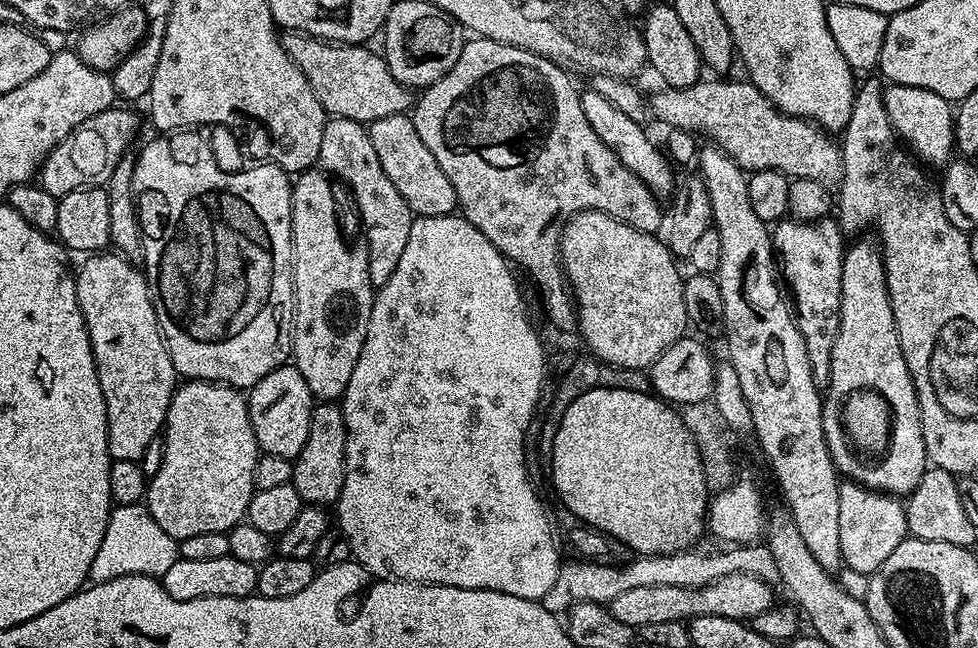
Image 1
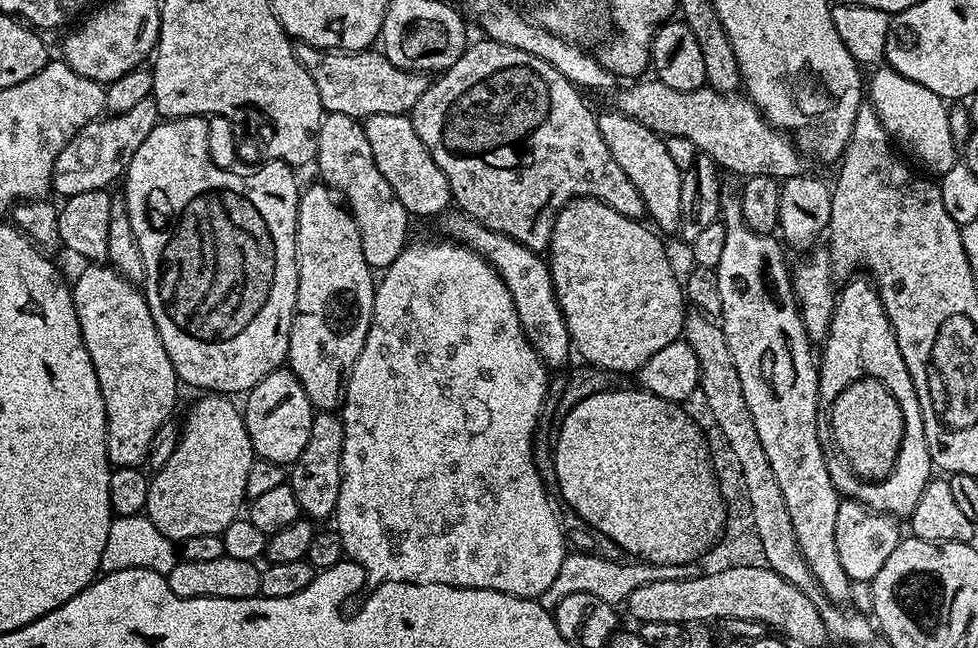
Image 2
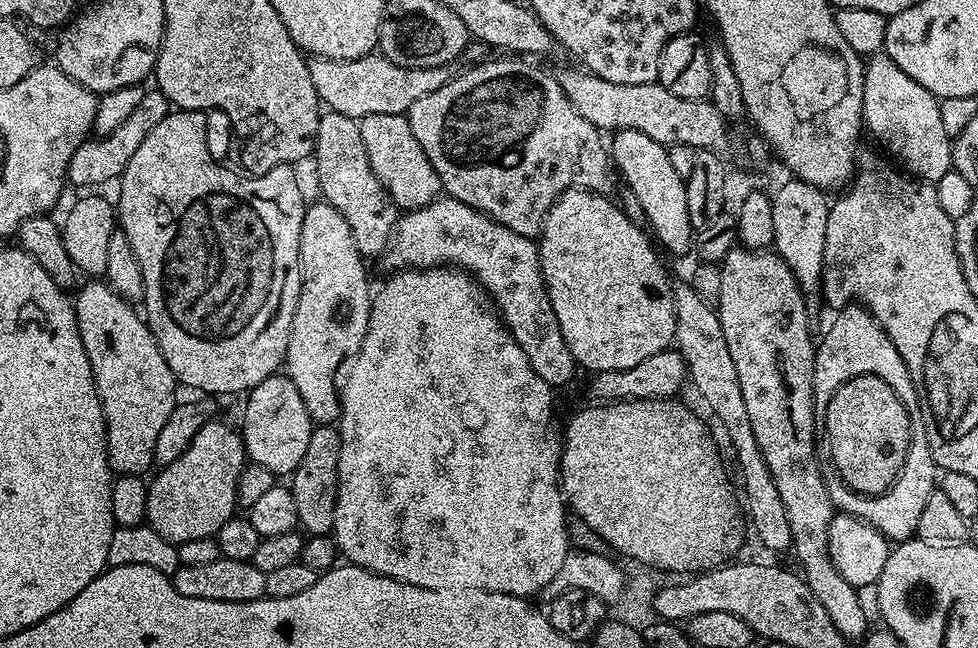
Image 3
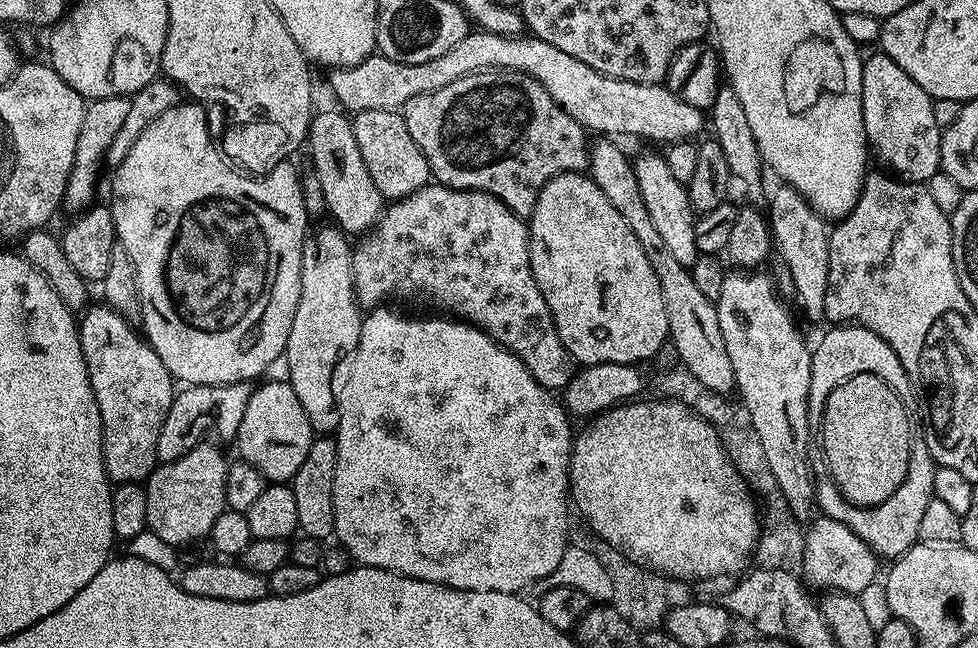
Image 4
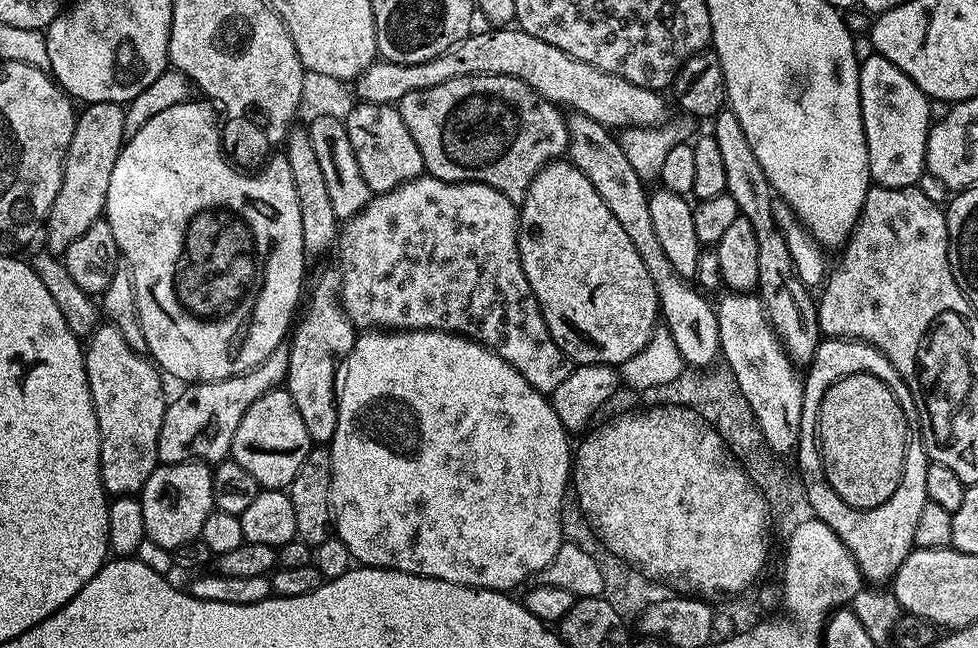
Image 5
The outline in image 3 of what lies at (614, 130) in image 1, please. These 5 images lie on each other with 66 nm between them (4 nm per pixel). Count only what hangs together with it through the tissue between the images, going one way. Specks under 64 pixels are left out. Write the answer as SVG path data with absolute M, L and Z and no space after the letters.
M622 128L611 133L610 156L616 159L616 164L621 168L625 180L628 182L634 199L642 206L644 220L650 229L651 235L658 241L659 247L673 252L676 256L691 253L694 248L694 229L690 222L690 214L686 210L688 186L685 177L679 176L674 171L674 165L668 157L667 147L654 138L646 138L642 130Z

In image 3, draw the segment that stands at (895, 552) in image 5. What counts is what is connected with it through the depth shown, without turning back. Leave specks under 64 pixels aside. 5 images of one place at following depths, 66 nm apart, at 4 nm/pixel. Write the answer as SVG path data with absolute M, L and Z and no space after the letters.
M852 306L841 311L840 316L828 328L824 337L819 337L812 357L812 413L814 414L814 426L818 430L824 430L826 426L827 404L833 398L840 384L846 383L852 376L864 373L875 373L882 379L884 372L900 372L900 392L897 398L906 408L909 415L911 434L909 438L908 453L905 456L904 468L888 491L865 498L862 495L852 494L848 497L840 493L842 481L835 471L824 472L824 486L828 491L828 497L833 509L841 513L854 516L856 519L876 529L885 540L889 542L903 542L916 536L918 518L922 515L922 509L926 506L926 498L937 491L938 469L930 442L926 438L924 419L920 409L920 399L916 393L914 382L910 378L910 370L906 370L906 362L902 362L902 354L894 350L894 342L880 328L880 324L860 306Z

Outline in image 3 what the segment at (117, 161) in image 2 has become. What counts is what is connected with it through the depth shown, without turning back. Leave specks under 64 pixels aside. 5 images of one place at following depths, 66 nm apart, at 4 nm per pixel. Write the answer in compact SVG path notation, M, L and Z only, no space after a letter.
M159 90L145 91L144 97L138 102L130 118L126 118L126 122L119 124L109 136L85 142L78 150L74 150L68 163L67 177L84 180L88 184L104 184L107 180L115 181L123 176L130 158L134 158L134 150L142 146L146 134L150 134L150 130L154 130L154 126L158 126L158 122L162 122L162 118L166 118L169 111L170 105L163 93Z

